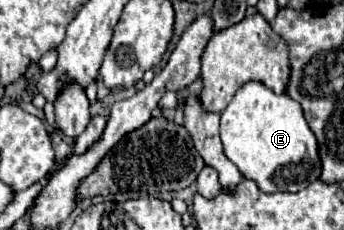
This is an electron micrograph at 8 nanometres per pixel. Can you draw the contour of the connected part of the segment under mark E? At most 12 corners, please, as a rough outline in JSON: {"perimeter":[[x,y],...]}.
{"perimeter":[[246,82],[222,112],[224,154],[264,192],[320,178],[288,94]]}

